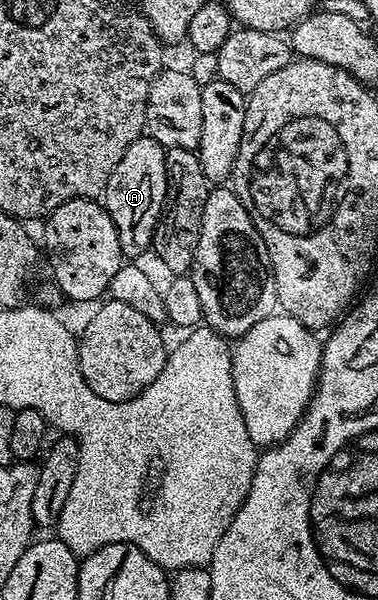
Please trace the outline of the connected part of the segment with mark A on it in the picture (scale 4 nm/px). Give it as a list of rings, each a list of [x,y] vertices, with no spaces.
[[[140,136],[133,140],[133,144],[129,144],[129,148],[125,148],[125,156],[121,156],[117,168],[113,168],[113,176],[109,176],[109,184],[105,184],[101,205],[107,209],[117,228],[124,259],[137,259],[152,249],[155,225],[159,223],[167,199],[166,155],[166,149],[157,140],[150,136]]]

